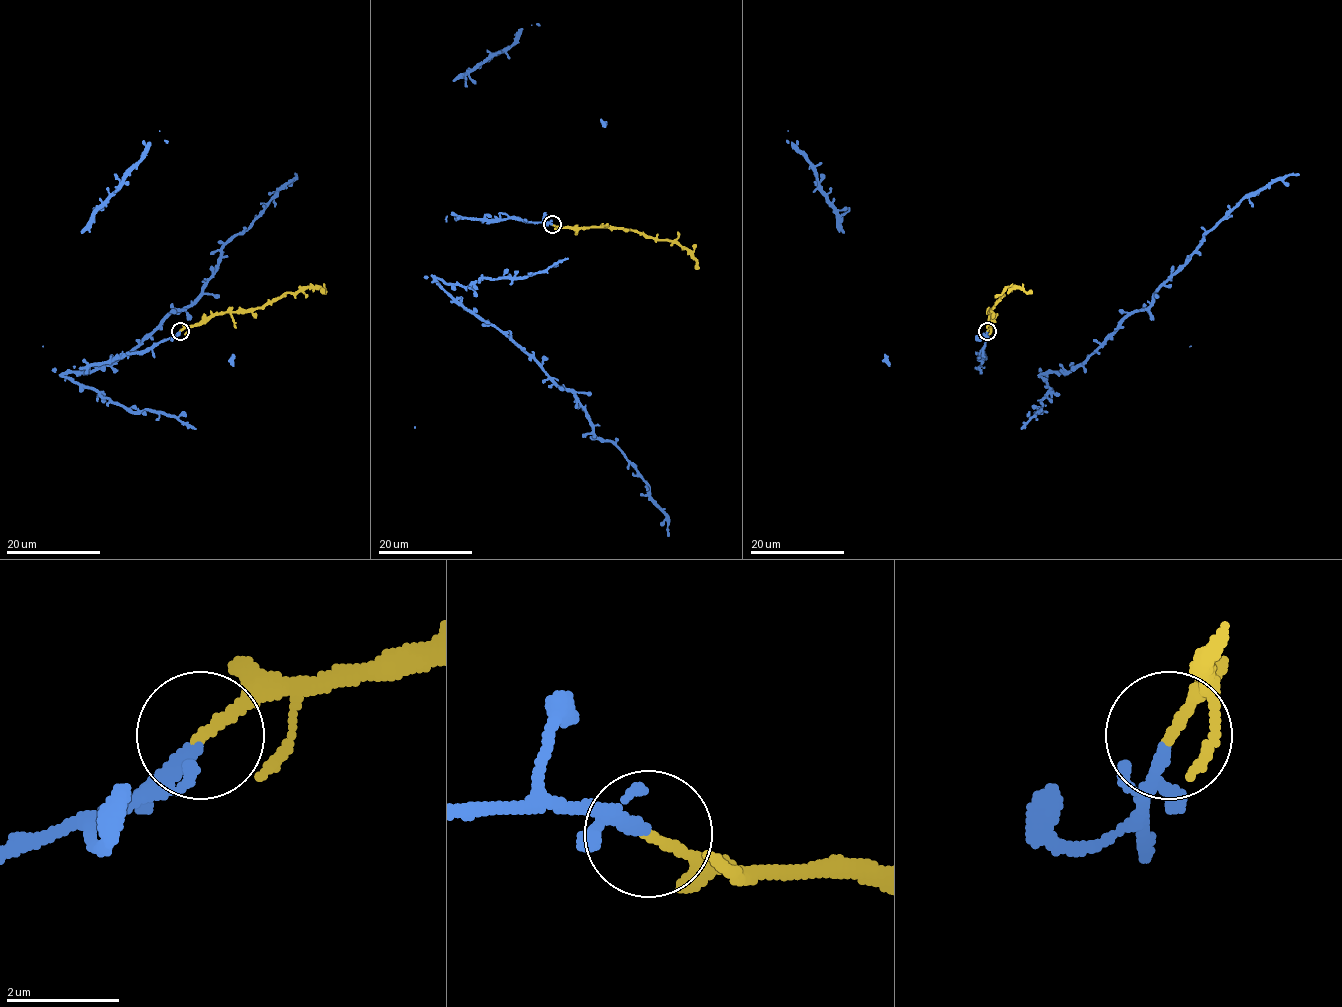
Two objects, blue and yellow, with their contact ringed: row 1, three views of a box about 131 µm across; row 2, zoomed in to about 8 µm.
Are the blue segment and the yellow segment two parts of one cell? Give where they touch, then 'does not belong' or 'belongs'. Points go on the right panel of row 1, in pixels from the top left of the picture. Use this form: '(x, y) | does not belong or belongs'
(987, 331) | belongs

